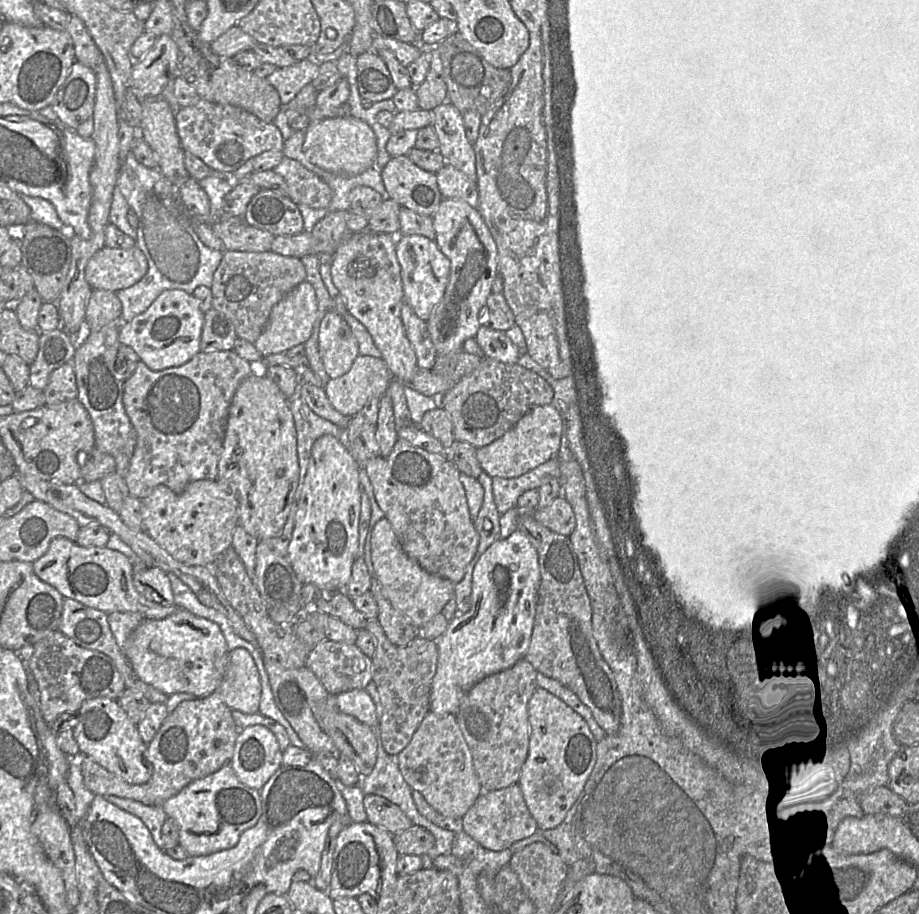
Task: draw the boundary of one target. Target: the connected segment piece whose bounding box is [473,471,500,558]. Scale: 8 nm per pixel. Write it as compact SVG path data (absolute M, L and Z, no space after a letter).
M483 471L477 479L484 489L484 497L479 513L473 521L479 535L479 544L473 558L480 558L494 541L500 539L500 514L494 502L492 477Z

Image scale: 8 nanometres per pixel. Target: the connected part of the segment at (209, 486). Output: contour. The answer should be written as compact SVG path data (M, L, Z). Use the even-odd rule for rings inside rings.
M196 480L190 482L181 493L158 485L140 500L142 530L174 559L187 565L210 566L231 547L234 529L239 524L239 503L231 485L218 480Z

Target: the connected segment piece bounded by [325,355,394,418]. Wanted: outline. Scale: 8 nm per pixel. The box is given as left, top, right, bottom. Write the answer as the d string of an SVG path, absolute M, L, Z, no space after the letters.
M359 355L346 374L327 382L325 391L332 406L351 418L371 399L380 400L393 379L382 358Z

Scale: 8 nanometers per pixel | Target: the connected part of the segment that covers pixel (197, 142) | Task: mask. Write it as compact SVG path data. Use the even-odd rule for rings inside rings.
M200 99L194 105L179 108L174 114L174 119L183 150L223 174L232 174L248 159L262 152L282 151L285 142L274 123L264 122L247 110L231 104Z

